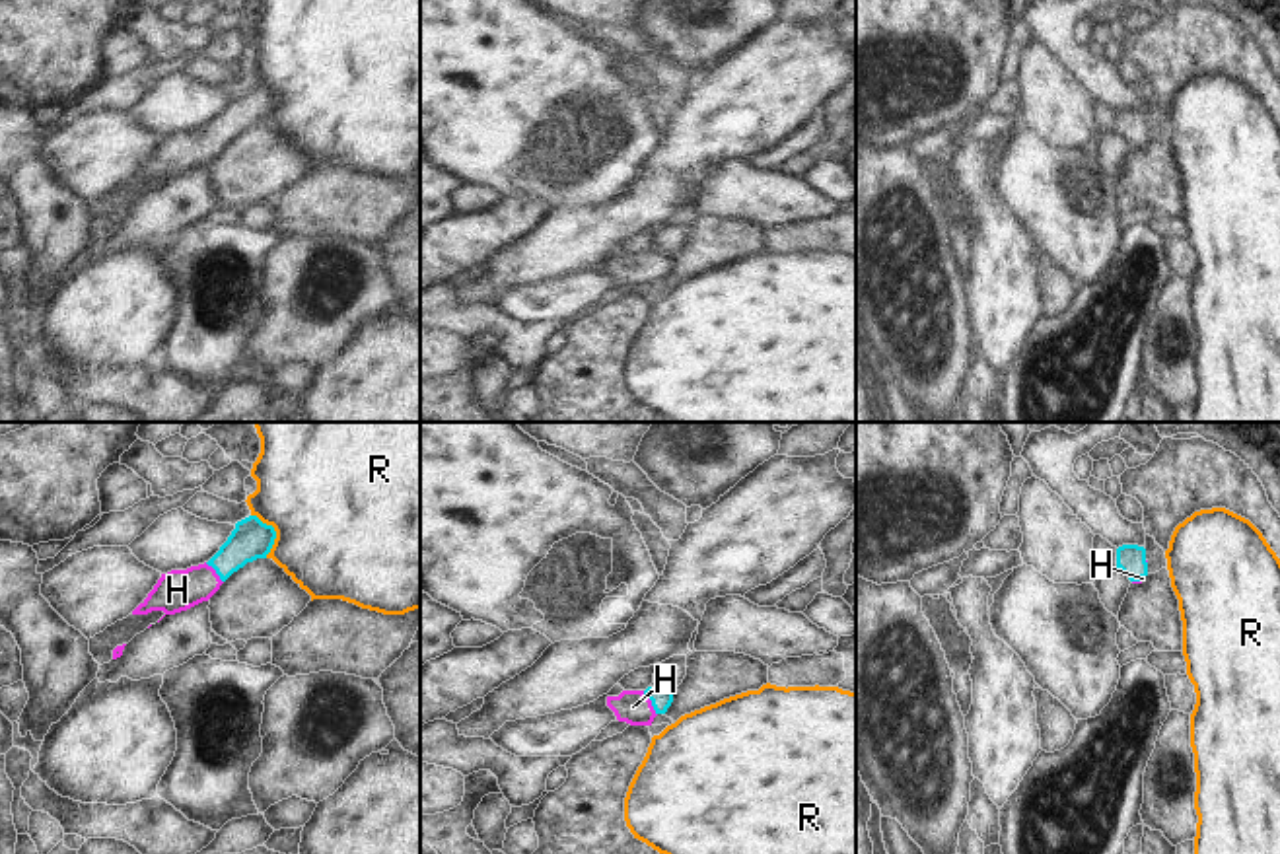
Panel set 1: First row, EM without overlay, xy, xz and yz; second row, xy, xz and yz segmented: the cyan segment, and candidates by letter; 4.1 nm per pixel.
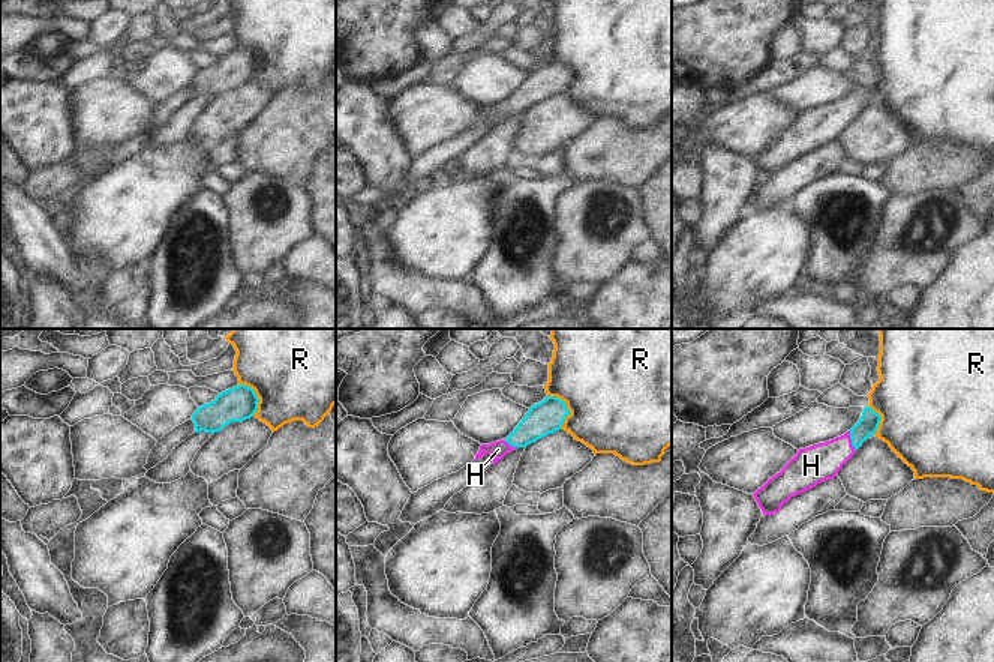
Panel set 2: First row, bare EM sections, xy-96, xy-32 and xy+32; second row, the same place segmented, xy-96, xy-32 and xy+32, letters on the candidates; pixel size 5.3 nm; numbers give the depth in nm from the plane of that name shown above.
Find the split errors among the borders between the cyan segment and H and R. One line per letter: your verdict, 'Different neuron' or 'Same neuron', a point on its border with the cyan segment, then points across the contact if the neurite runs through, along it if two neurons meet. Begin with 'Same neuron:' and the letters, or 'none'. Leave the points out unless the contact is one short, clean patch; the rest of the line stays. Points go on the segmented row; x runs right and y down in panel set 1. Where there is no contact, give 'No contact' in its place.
Same neuron: H
H: Same neuron. Touches cyan at xz (652, 703). Path across: xz (662, 699), (652, 703), (633, 707)
R: Different neuron. Touches cyan at xy (275, 532).

